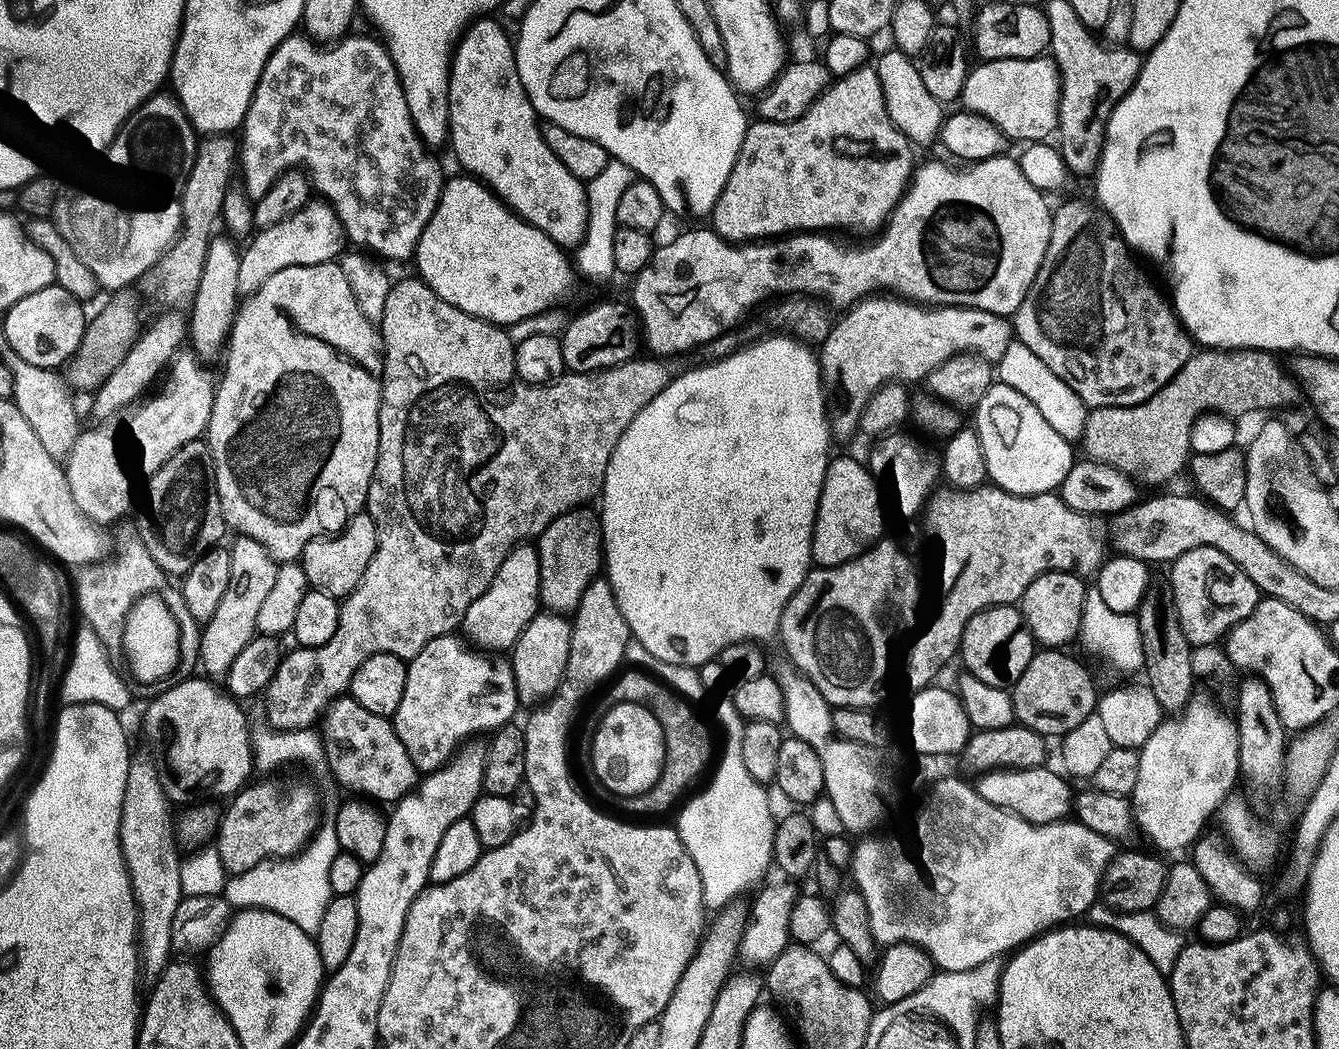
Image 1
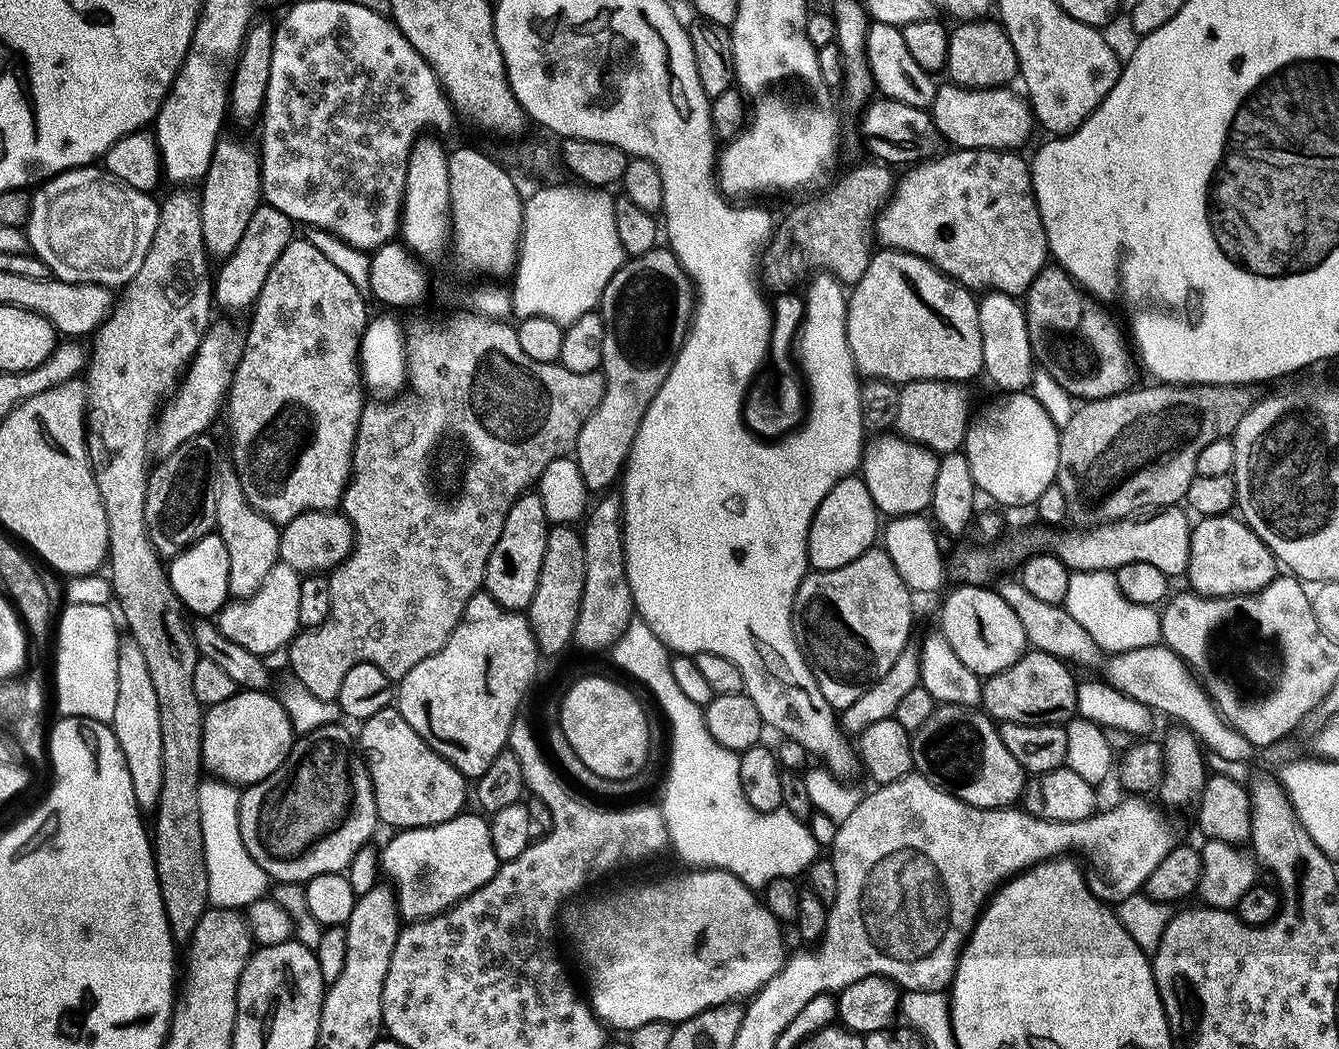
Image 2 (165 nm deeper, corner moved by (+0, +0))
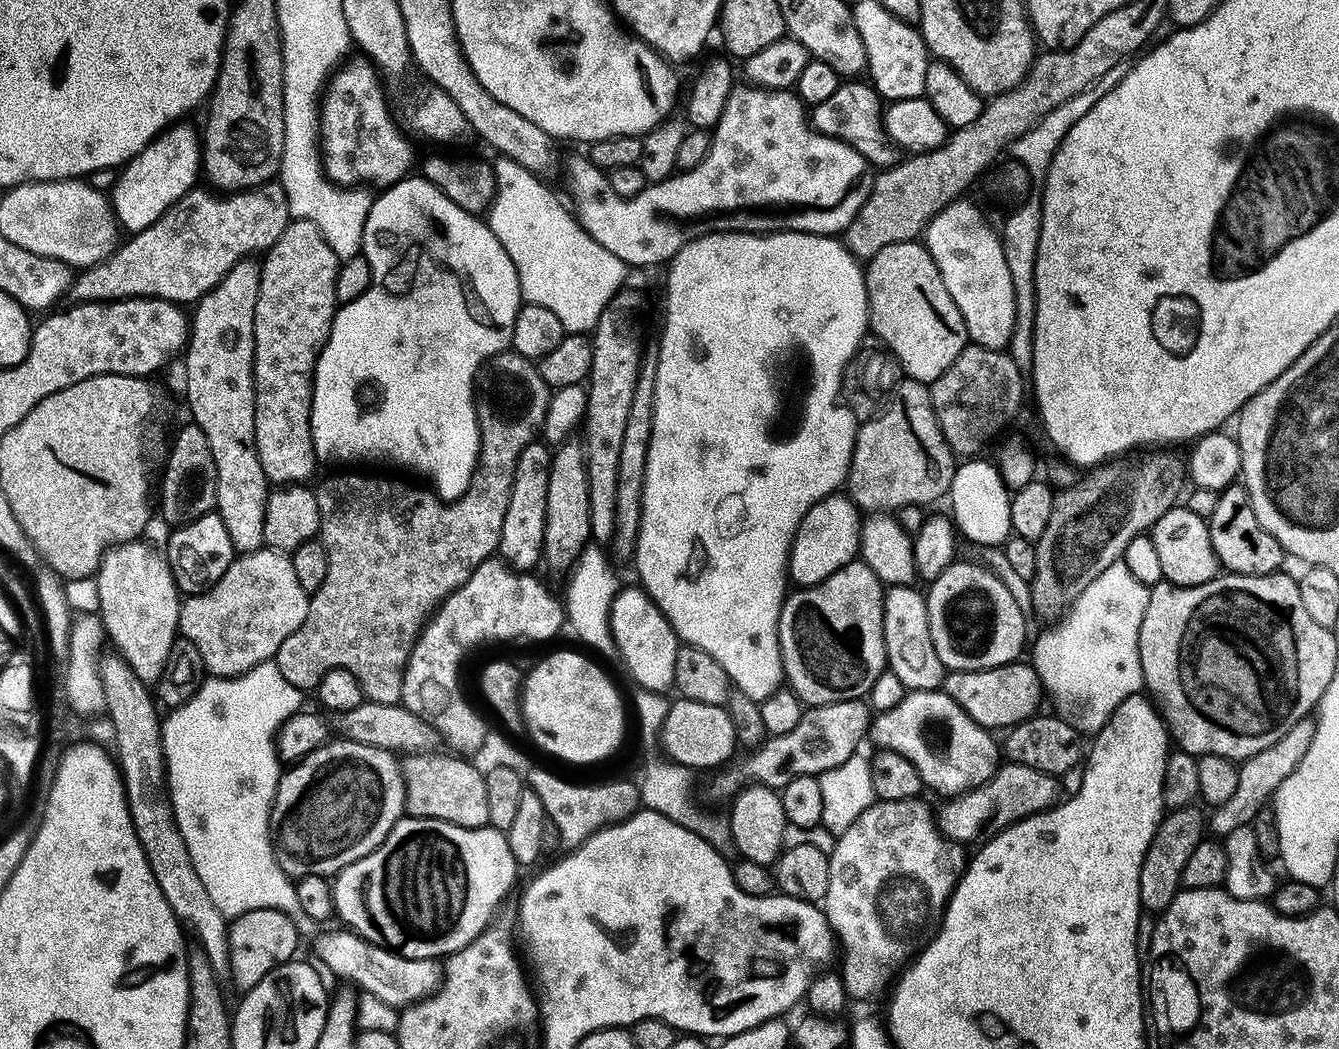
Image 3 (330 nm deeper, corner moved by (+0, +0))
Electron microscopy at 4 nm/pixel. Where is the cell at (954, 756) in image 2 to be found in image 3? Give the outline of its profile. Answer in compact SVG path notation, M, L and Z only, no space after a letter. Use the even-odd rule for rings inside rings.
M943 690L909 691L901 695L896 705L879 714L881 716L877 720L875 717L870 724L870 740L876 743L875 747L889 748L902 754L902 758L906 758L906 762L910 762L910 766L914 766L914 770L920 775L921 785L925 789L933 788L934 791L941 792L941 797L955 798L961 792L968 792L969 789L984 784L998 767L1002 752L997 741L996 744L992 741L993 733L983 728L978 722L974 722L974 718L970 718L958 706L958 702L954 702L954 698L947 696Z

